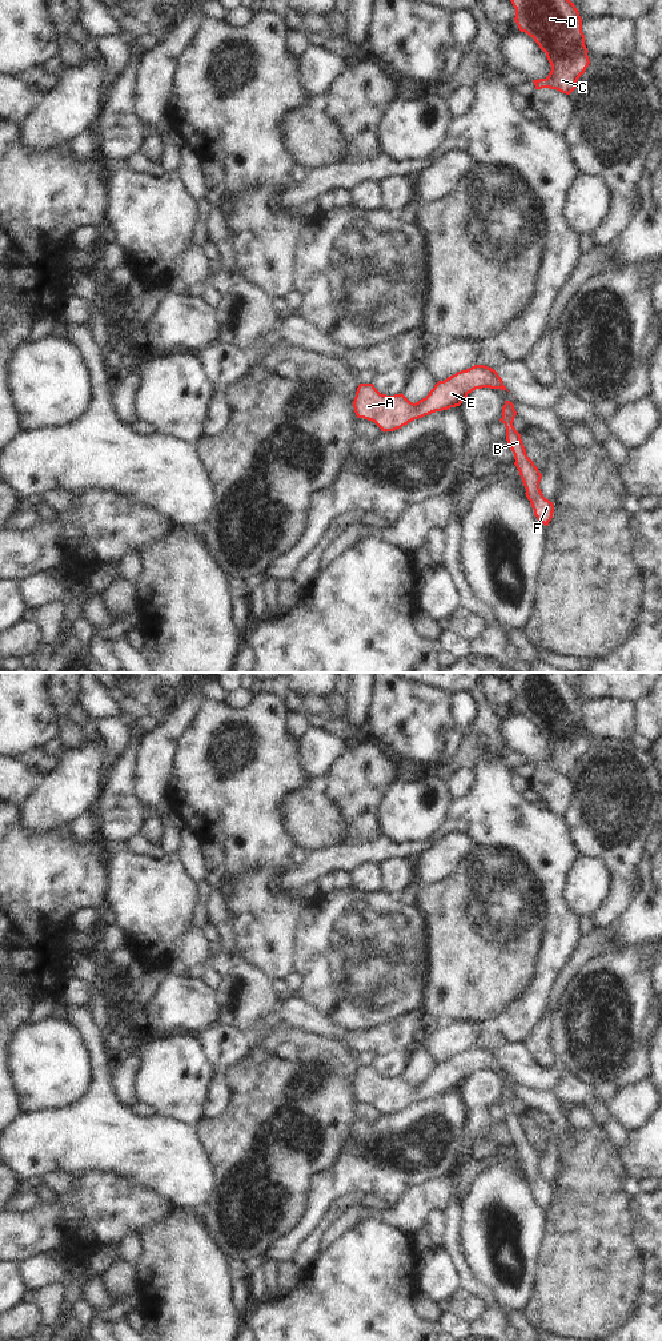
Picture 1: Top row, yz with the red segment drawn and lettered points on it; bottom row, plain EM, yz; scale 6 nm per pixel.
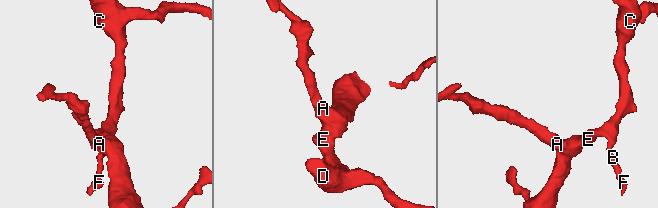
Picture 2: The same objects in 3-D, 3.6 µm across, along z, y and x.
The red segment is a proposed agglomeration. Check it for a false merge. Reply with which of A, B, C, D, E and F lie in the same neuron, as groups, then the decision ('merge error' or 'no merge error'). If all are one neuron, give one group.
A B C D E F | no merge error

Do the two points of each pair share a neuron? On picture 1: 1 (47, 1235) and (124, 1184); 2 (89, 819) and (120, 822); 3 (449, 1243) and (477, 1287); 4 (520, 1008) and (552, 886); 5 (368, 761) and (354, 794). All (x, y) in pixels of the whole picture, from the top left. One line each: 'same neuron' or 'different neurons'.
1: same neuron
2: different neurons
3: same neuron
4: same neuron
5: same neuron

